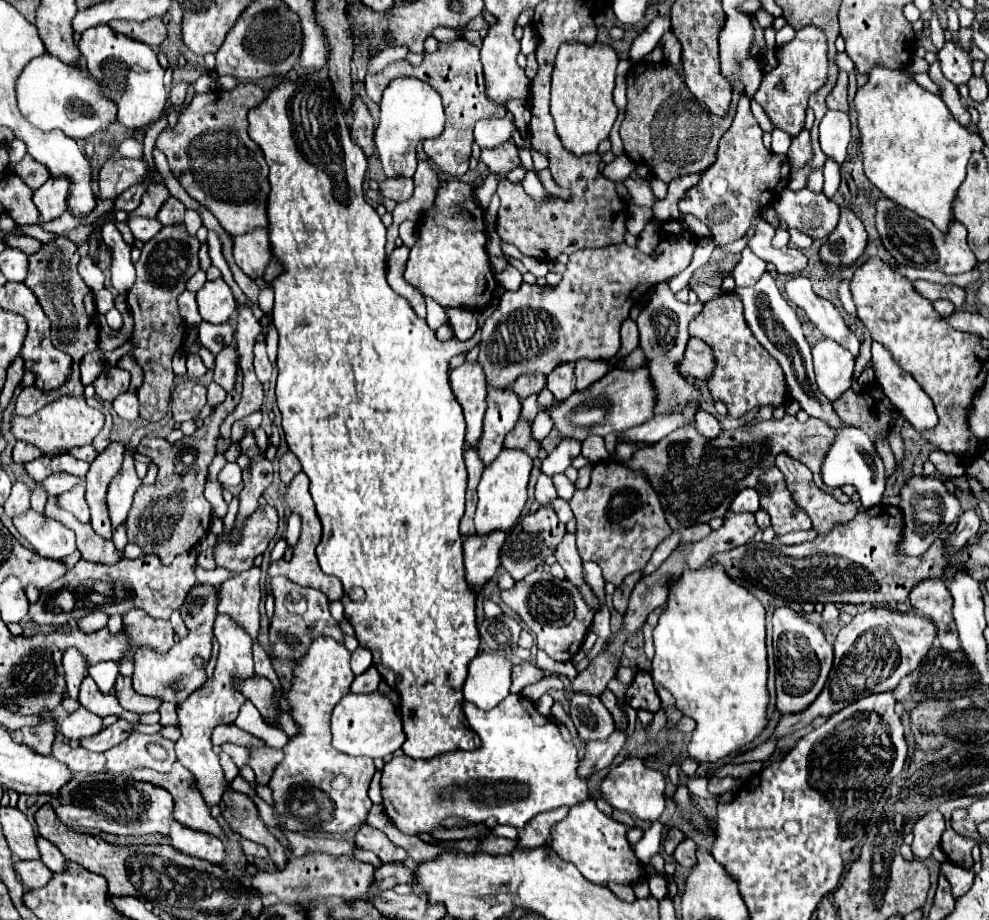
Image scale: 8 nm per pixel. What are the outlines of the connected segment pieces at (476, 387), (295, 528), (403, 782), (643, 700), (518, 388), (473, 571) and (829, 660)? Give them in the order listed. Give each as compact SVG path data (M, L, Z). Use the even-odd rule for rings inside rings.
M462 364L450 374L450 388L466 420L466 446L478 446L486 412L486 378L478 364Z
M292 514L288 518L288 530L286 530L286 542L288 542L288 548L292 548L296 542L298 542L298 536L300 536L300 518L296 514Z
M510 694L510 696L504 698L496 708L492 708L492 710L488 710L488 712L476 708L476 706L470 704L470 702L464 702L464 704L462 704L462 712L464 712L464 716L466 716L470 728L480 736L480 748L470 750L470 752L466 752L466 750L452 750L452 754L440 754L438 758L430 758L430 762L426 762L426 760L414 760L414 758L408 758L408 756L394 756L390 762L384 764L384 768L382 768L382 780L380 780L380 788L382 788L382 806L384 806L384 810L386 810L386 816L396 824L396 828L398 828L400 832L410 834L410 836L432 834L434 830L442 830L442 828L444 828L442 822L444 822L446 818L458 818L462 824L482 824L482 822L486 822L486 820L492 818L492 816L494 816L500 824L516 826L516 828L520 830L522 826L526 826L526 822L530 822L530 820L532 820L536 814L540 814L540 812L548 812L548 810L554 810L554 808L560 808L560 806L574 806L574 804L578 804L578 802L582 802L582 800L588 798L586 780L578 778L578 774L576 774L576 768L578 768L578 750L576 750L576 746L574 746L572 742L566 742L566 740L562 738L558 726L556 726L552 720L540 716L540 712L536 710L536 706L534 706L532 700L524 698L522 694Z
M636 670L636 676L626 690L626 702L636 710L642 708L648 712L658 712L660 698L658 698L652 678L646 670Z
M530 374L530 376L520 376L514 382L514 392L520 400L528 398L530 394L538 394L546 386L546 376L544 374Z
M492 532L490 536L464 538L464 568L470 588L478 594L484 584L496 574L500 566L500 548L504 544L504 532Z
M784 606L772 614L774 634L774 664L776 664L776 710L780 714L798 714L818 698L822 686L832 670L834 651L832 644L824 640L824 633L816 624L808 622L800 612Z

